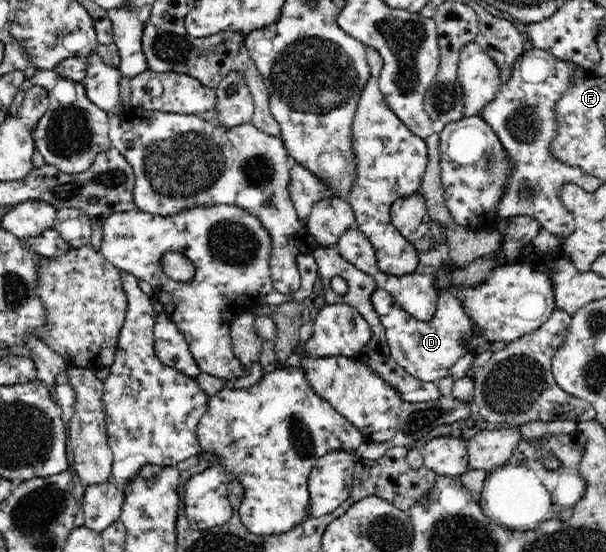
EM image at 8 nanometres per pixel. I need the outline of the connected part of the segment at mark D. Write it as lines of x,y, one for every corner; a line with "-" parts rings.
441,266
437,272
438,299
435,316
430,321
413,320
412,316
396,302
386,290
377,288
372,293
371,301
378,313
380,322
385,328
385,338
391,357
408,374
423,379
424,382
435,382
449,375
450,367
469,353
467,344
473,337
472,321
468,318
466,307
450,291
453,268

